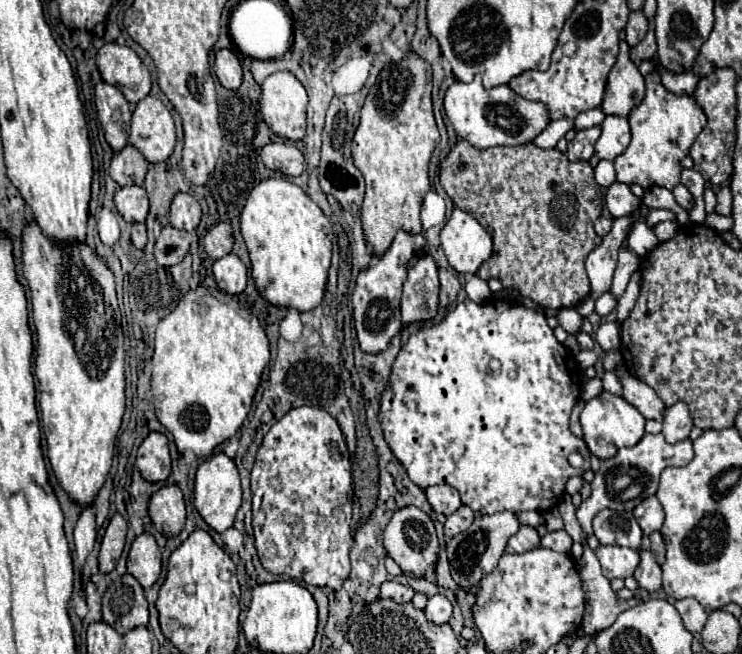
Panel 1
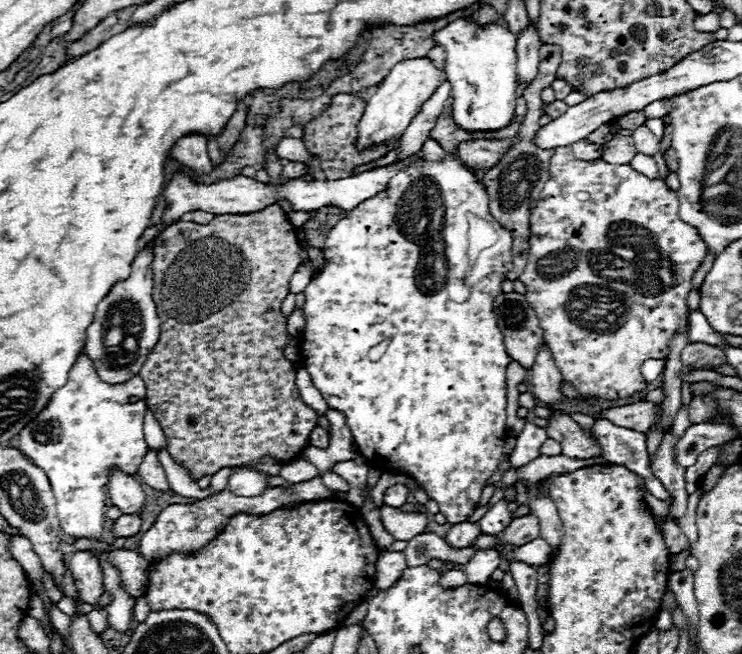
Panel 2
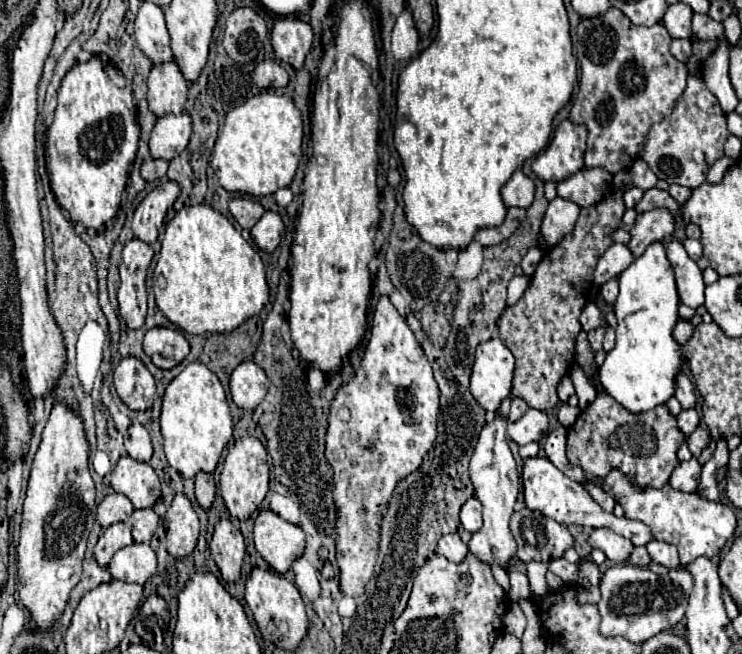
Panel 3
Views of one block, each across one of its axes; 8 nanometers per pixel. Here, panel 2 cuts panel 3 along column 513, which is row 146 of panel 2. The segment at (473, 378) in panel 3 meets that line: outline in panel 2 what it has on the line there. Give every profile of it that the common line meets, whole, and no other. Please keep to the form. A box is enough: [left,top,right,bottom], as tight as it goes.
[356,58,442,152]

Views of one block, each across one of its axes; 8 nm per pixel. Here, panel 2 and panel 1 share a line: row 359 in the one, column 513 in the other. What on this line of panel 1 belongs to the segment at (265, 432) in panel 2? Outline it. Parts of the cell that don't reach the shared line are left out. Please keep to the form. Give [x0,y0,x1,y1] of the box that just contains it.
[440,140,602,308]

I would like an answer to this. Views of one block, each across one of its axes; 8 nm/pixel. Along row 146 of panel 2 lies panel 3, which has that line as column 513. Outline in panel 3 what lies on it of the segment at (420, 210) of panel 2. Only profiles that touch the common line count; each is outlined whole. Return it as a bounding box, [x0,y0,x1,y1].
[508,408,548,446]

